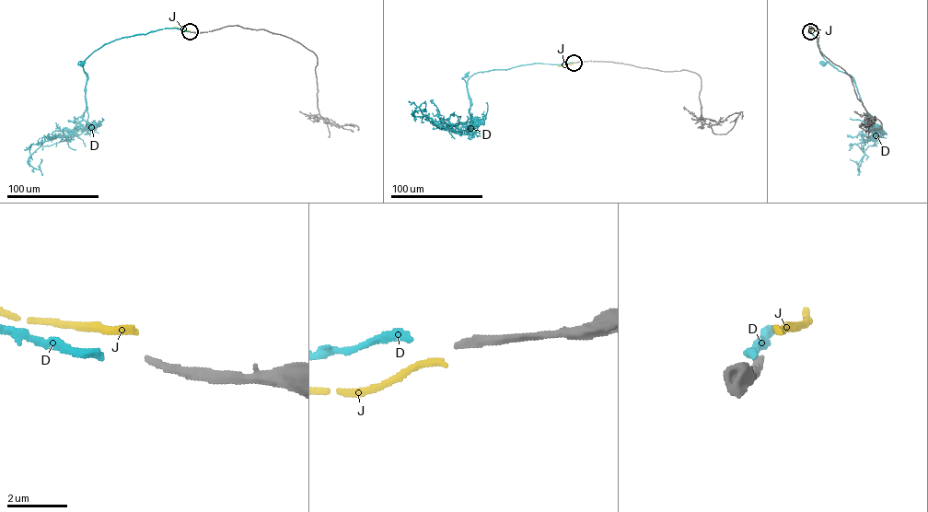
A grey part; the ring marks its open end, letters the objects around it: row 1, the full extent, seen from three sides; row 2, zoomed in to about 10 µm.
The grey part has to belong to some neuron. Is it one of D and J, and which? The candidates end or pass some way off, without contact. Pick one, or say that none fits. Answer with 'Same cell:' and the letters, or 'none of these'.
Same cell: D

